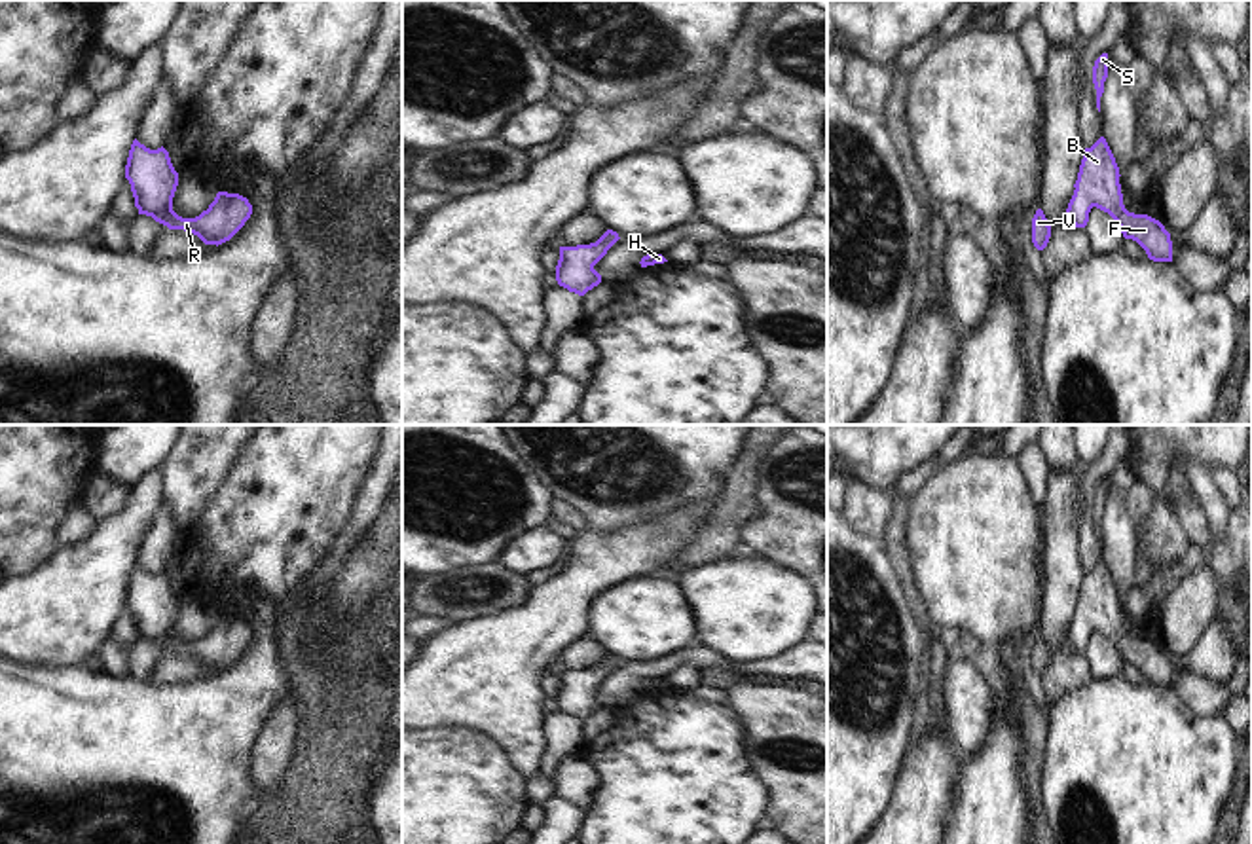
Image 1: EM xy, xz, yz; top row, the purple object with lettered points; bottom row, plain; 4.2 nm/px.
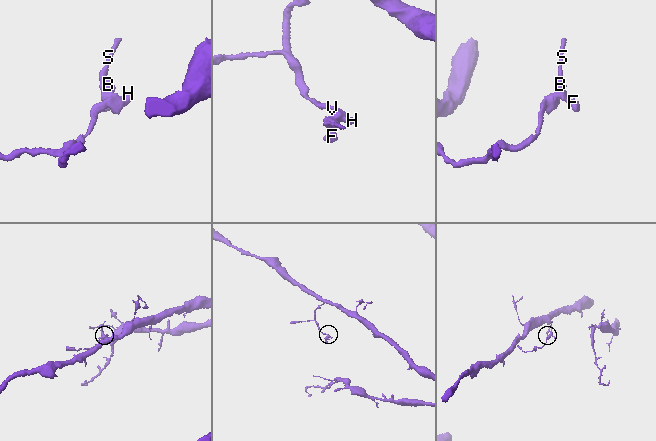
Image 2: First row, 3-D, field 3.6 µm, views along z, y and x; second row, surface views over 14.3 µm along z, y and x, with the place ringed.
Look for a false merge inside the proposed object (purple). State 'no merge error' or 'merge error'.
no merge error

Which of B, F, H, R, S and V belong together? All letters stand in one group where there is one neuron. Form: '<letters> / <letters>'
B F H R S V

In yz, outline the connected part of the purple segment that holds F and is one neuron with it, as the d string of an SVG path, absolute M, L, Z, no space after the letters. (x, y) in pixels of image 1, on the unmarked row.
M1100 561L1091 573L1085 573L1066 643L1072 651L1085 652L1091 633L1096 632L1108 637L1123 662L1136 666L1150 685L1172 687L1170 658L1159 645L1125 633L1119 601L1115 582L1106 563Z

